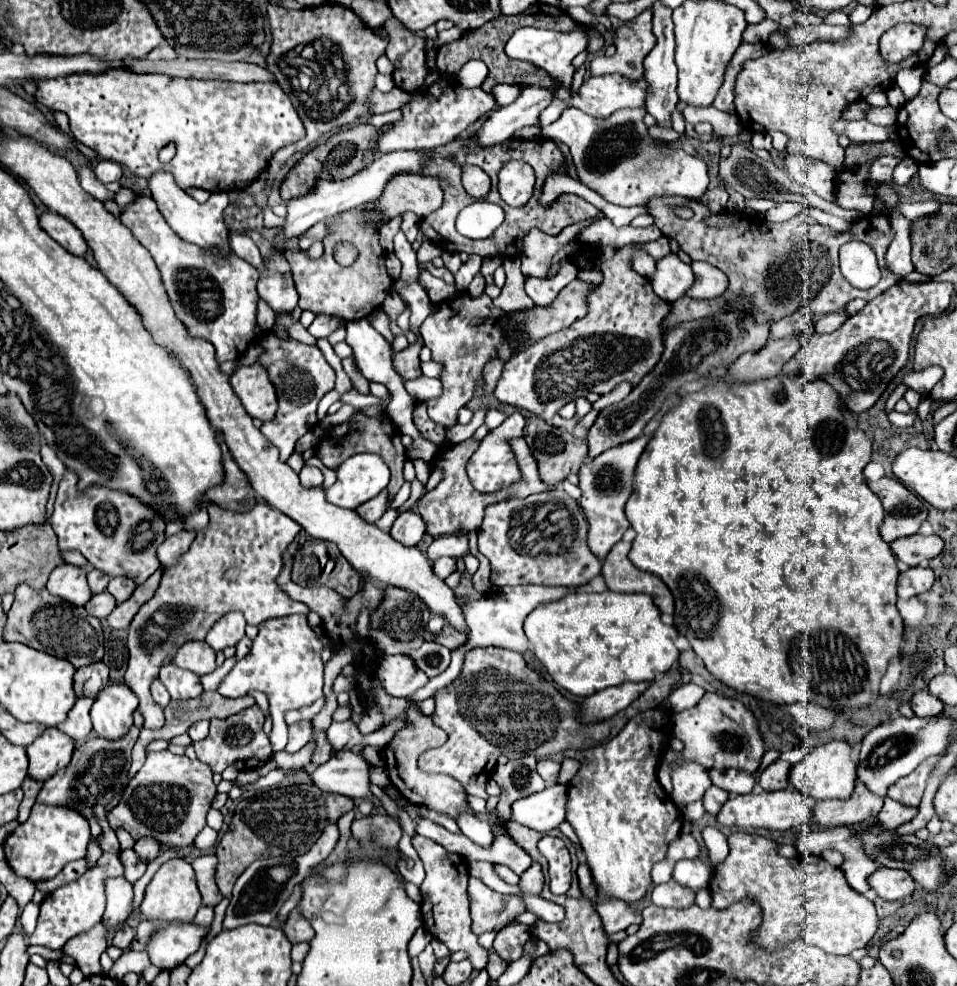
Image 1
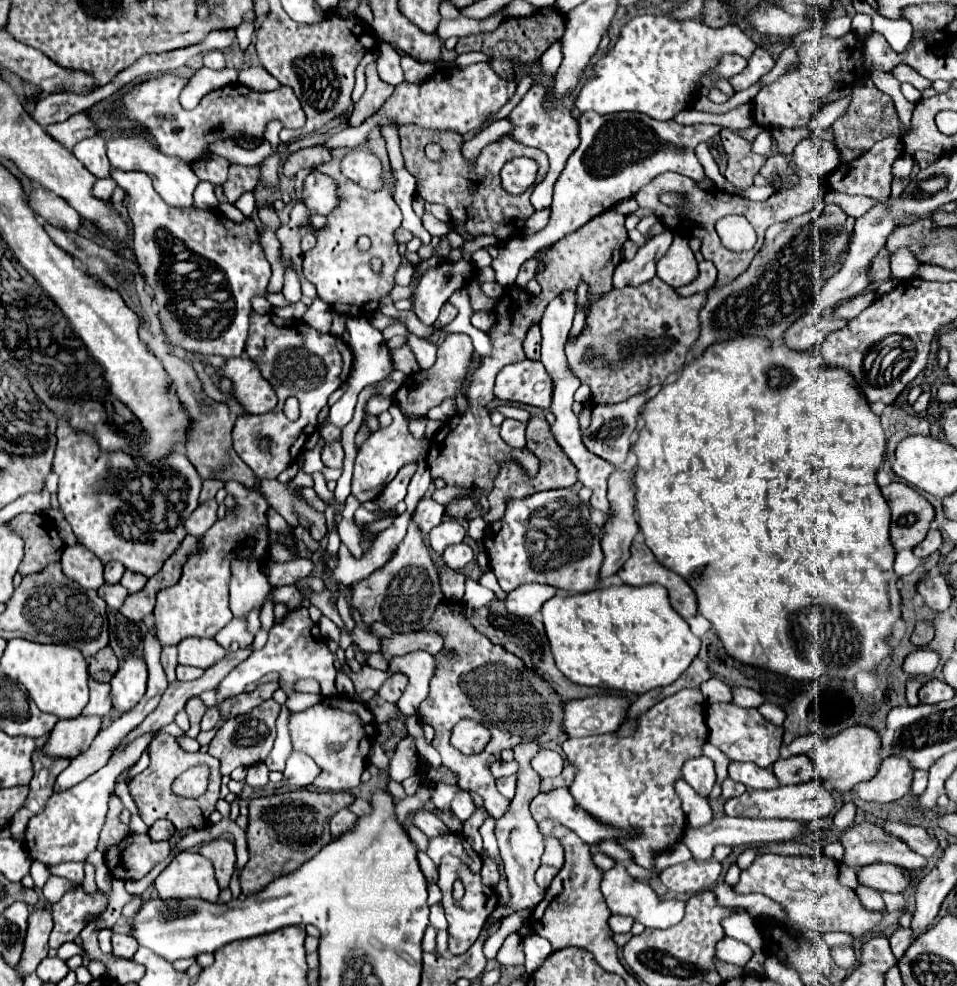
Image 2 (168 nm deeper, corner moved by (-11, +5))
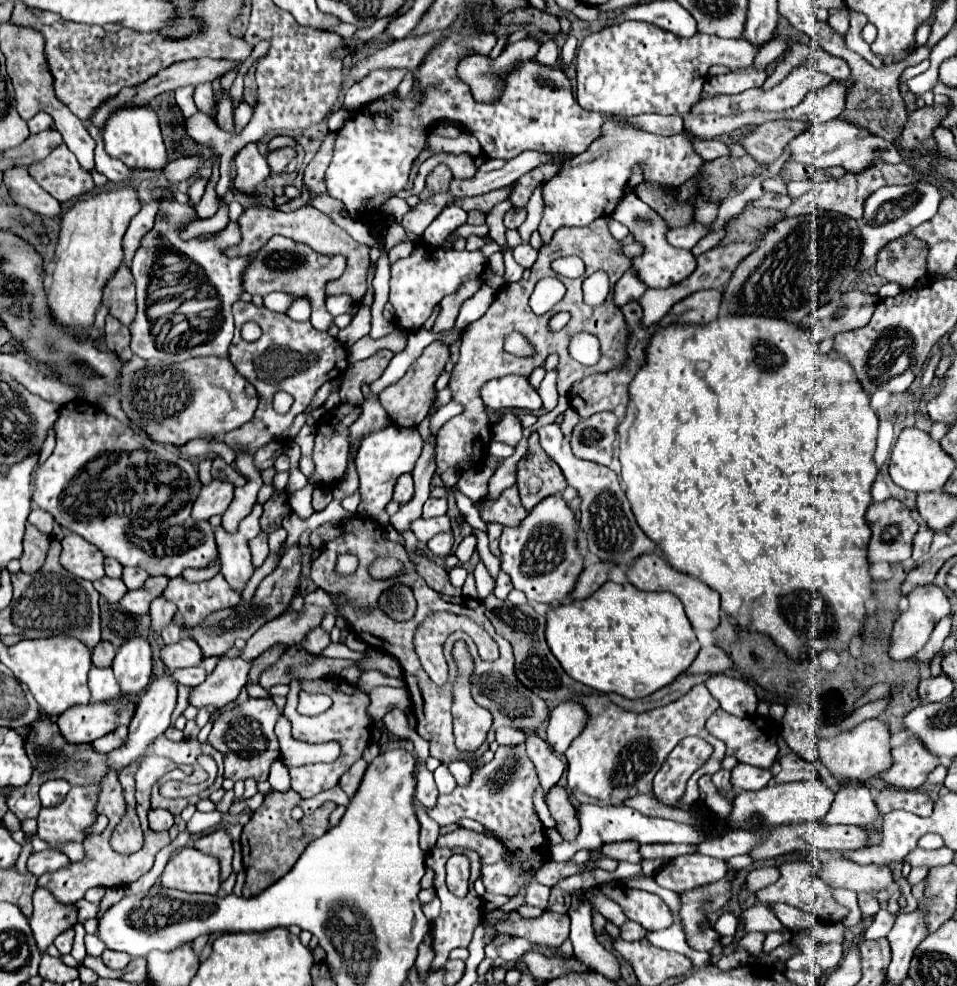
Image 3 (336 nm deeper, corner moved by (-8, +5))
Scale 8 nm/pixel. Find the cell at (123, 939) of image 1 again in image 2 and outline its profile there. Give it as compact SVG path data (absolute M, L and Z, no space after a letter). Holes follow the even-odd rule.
M113 934L111 942L113 942L113 954L123 956L123 958L131 958L131 954L135 954L135 950L139 946L135 942L135 938L129 934Z

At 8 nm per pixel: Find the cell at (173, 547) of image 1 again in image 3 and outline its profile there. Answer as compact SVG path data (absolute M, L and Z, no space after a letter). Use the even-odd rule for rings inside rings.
M212 480L200 488L200 494L192 506L192 518L208 520L214 514L224 514L234 498L234 484Z

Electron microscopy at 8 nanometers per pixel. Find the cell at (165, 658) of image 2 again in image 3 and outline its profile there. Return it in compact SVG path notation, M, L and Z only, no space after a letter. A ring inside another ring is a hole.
M172 620L168 626L162 628L162 638L164 638L164 644L172 644L172 642L178 642L182 638L182 628Z

